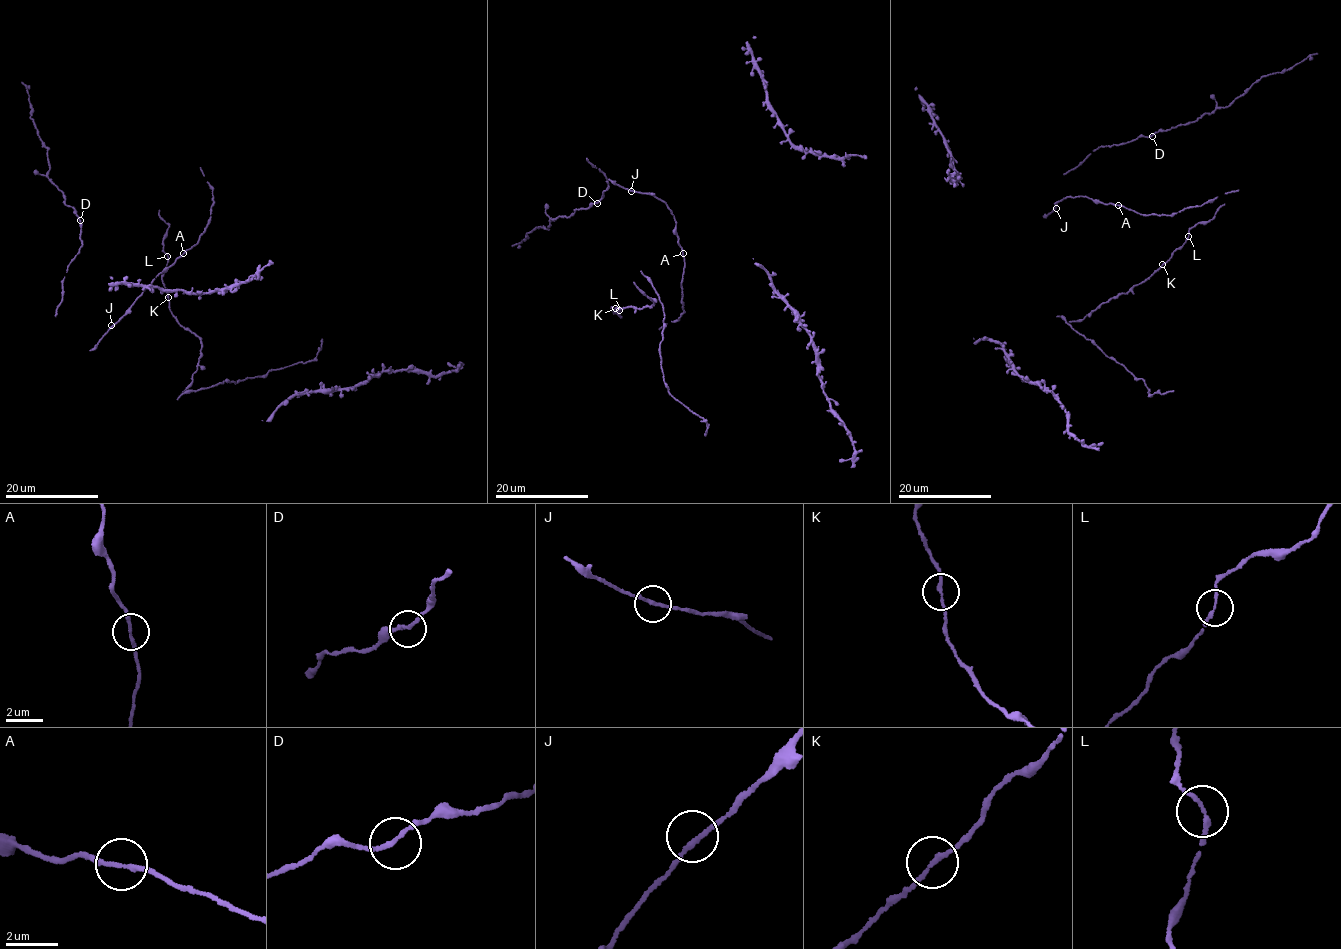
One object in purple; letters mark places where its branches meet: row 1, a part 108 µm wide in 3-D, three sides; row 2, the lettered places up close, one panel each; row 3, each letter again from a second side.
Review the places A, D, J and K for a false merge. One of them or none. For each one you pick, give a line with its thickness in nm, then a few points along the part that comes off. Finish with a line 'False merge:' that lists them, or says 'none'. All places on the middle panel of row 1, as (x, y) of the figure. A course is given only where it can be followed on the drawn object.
False merge: none

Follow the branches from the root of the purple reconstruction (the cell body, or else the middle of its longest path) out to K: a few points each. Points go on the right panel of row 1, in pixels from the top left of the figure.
K: (1213, 218), (1200, 222), (1189, 230), (1185, 243), (1163, 264)

